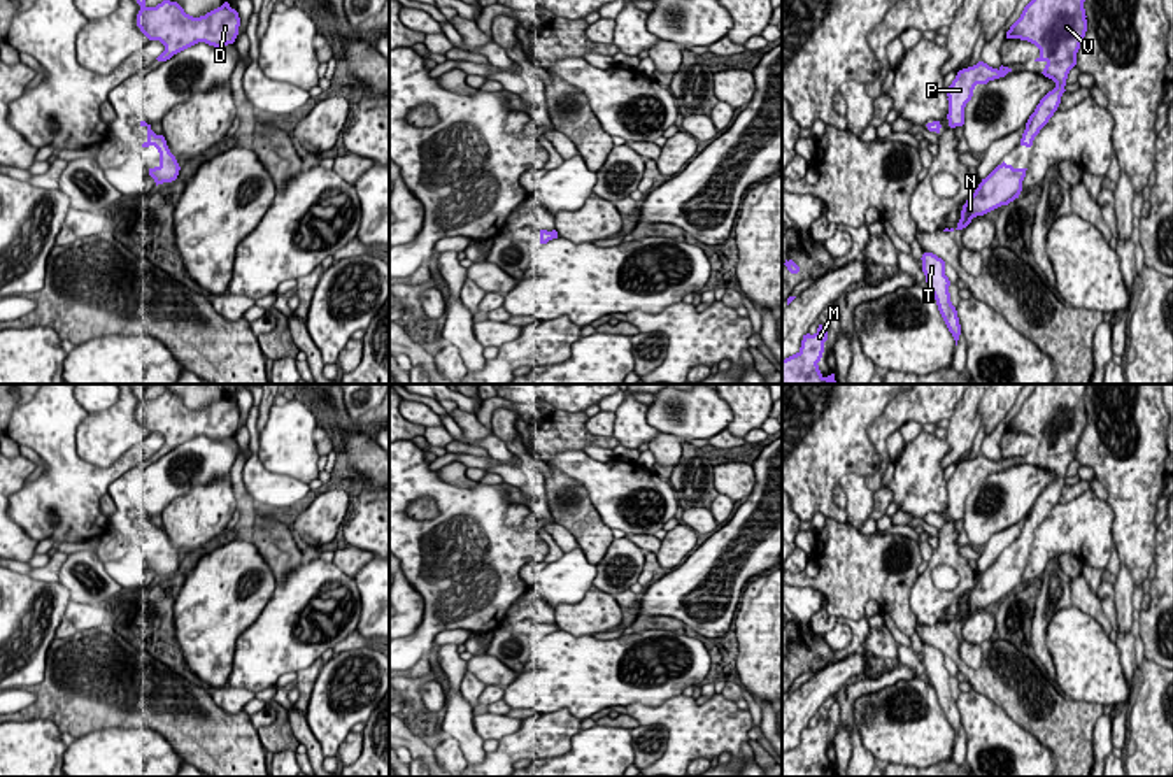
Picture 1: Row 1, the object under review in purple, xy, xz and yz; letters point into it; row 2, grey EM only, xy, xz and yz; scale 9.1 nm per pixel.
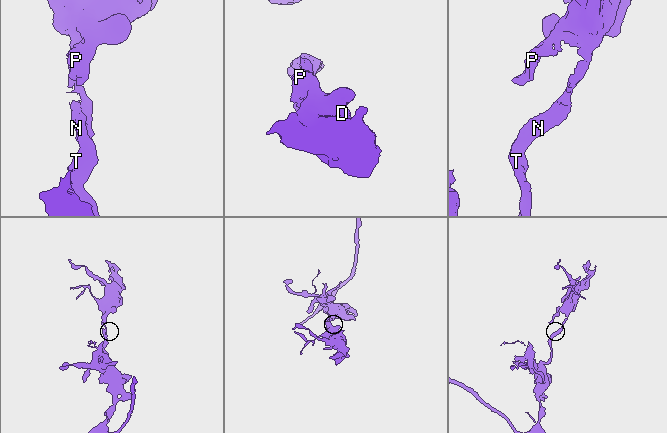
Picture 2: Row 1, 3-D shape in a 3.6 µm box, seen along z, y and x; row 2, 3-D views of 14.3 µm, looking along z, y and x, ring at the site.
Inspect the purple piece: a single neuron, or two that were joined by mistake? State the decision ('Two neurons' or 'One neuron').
One neuron

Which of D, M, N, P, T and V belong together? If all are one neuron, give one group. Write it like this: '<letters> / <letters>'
D M N P T V

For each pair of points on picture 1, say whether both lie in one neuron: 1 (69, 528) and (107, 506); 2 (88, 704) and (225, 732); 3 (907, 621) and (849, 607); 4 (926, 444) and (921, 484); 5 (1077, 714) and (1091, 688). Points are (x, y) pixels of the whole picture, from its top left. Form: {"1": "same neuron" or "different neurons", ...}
{"1": "different neurons", "2": "same neuron", "3": "same neuron", "4": "same neuron", "5": "different neurons"}

